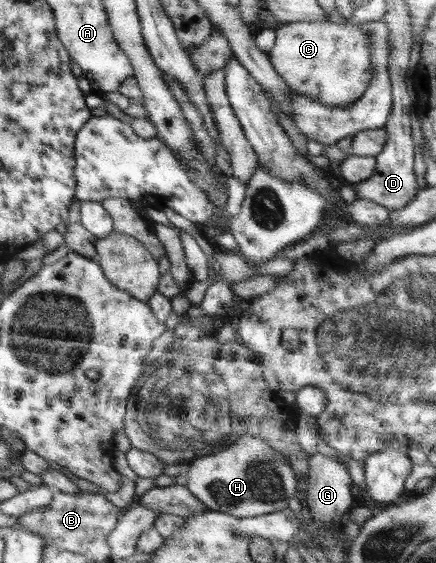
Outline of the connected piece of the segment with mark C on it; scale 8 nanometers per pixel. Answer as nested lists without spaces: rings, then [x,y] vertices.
[[[330,20],[298,21],[282,24],[282,26],[279,24],[274,30],[276,32],[275,44],[267,54],[273,68],[286,81],[291,90],[303,97],[309,97],[311,101],[327,105],[331,109],[343,109],[363,97],[373,78],[372,43],[359,24],[351,23],[349,20],[341,21],[341,23]]]

